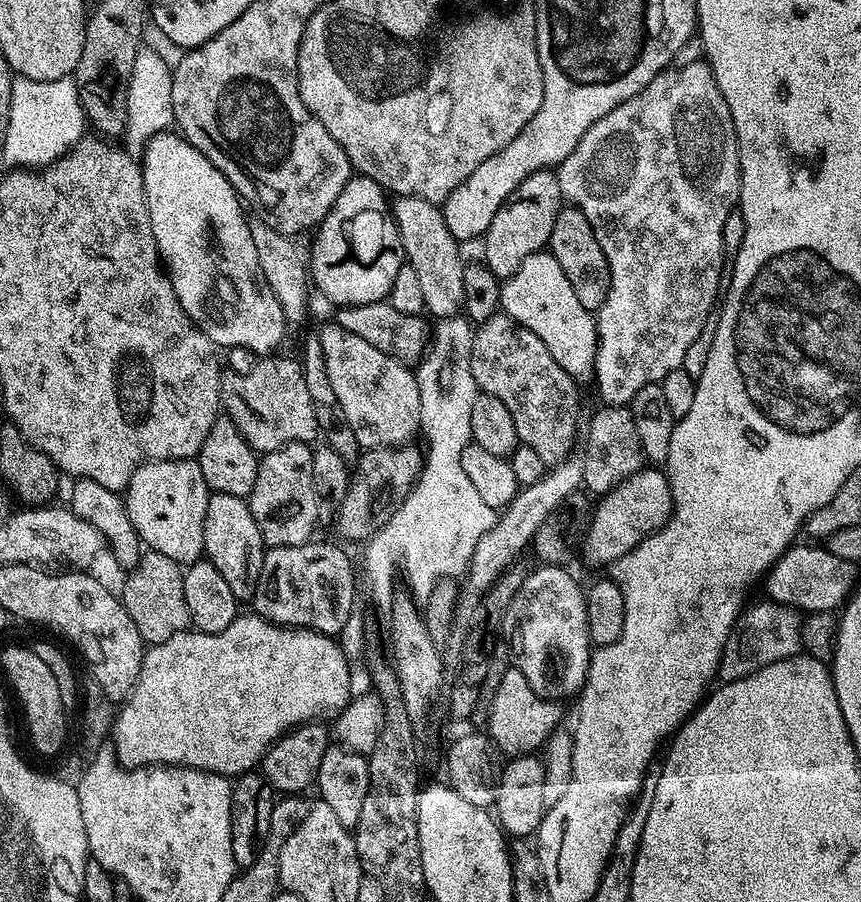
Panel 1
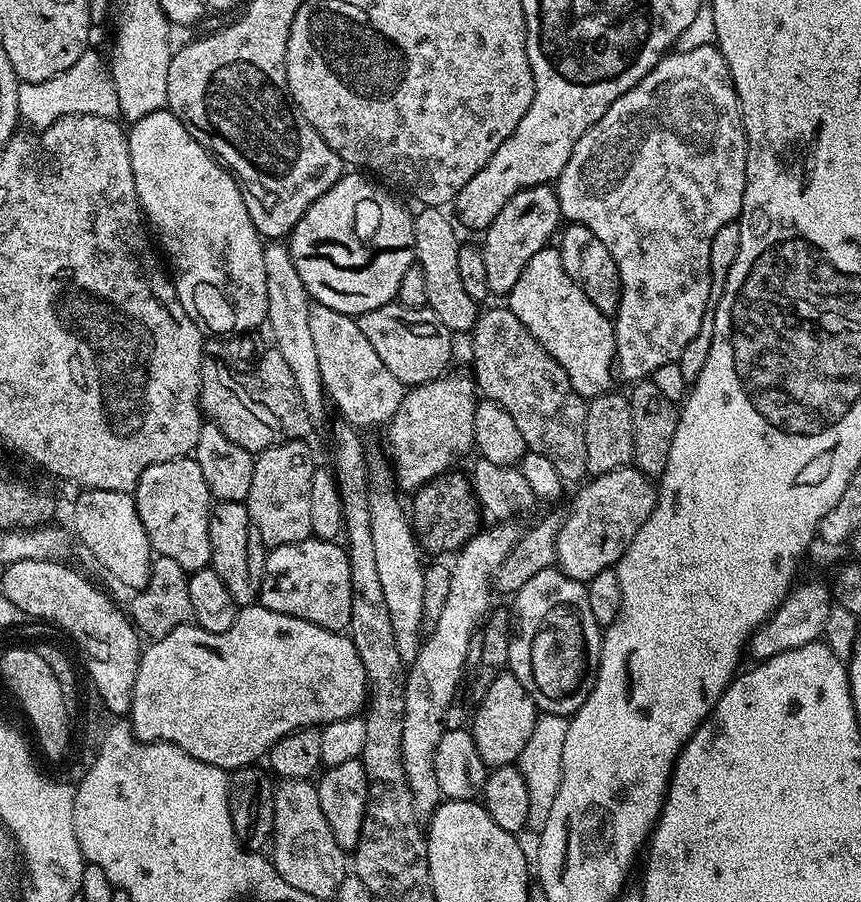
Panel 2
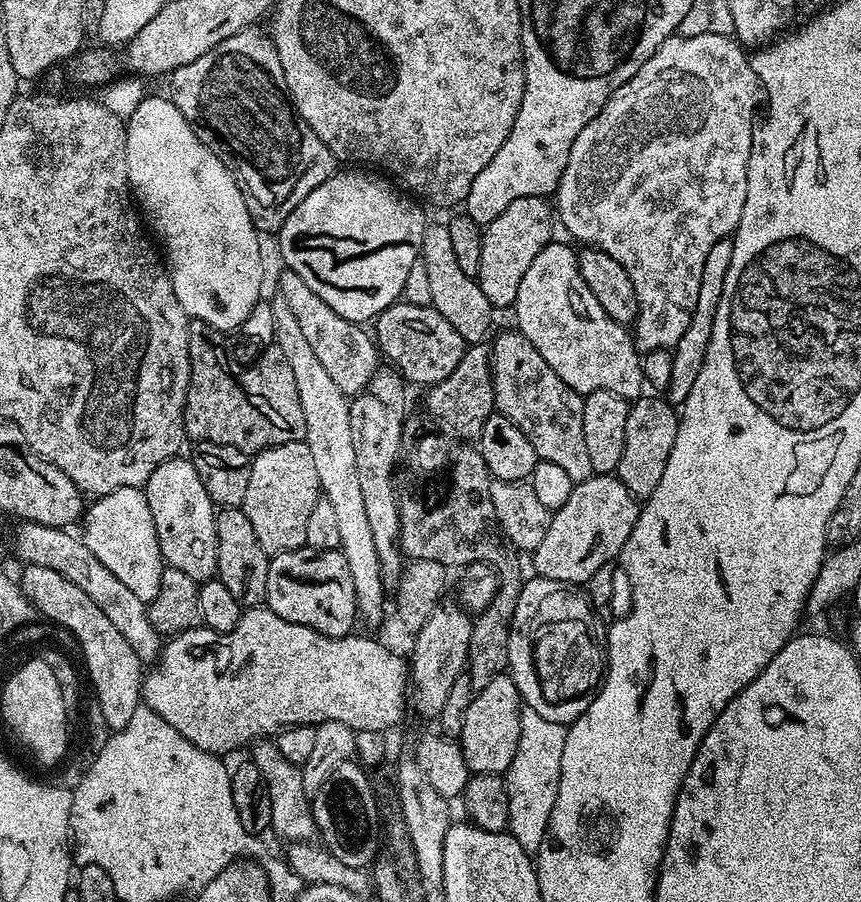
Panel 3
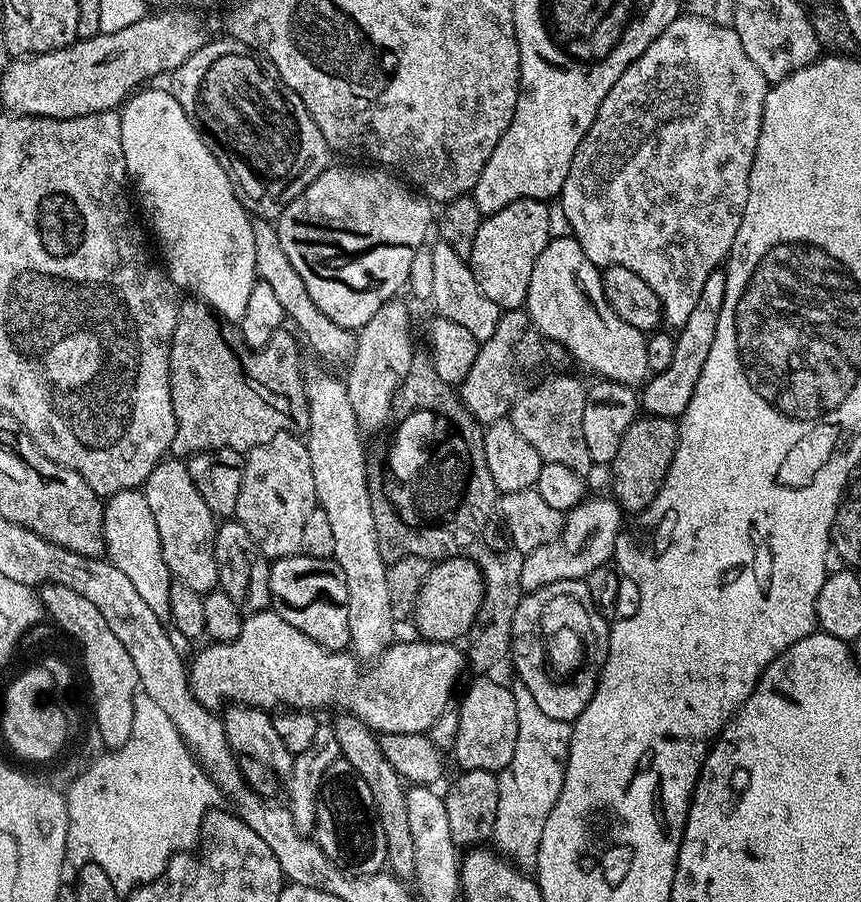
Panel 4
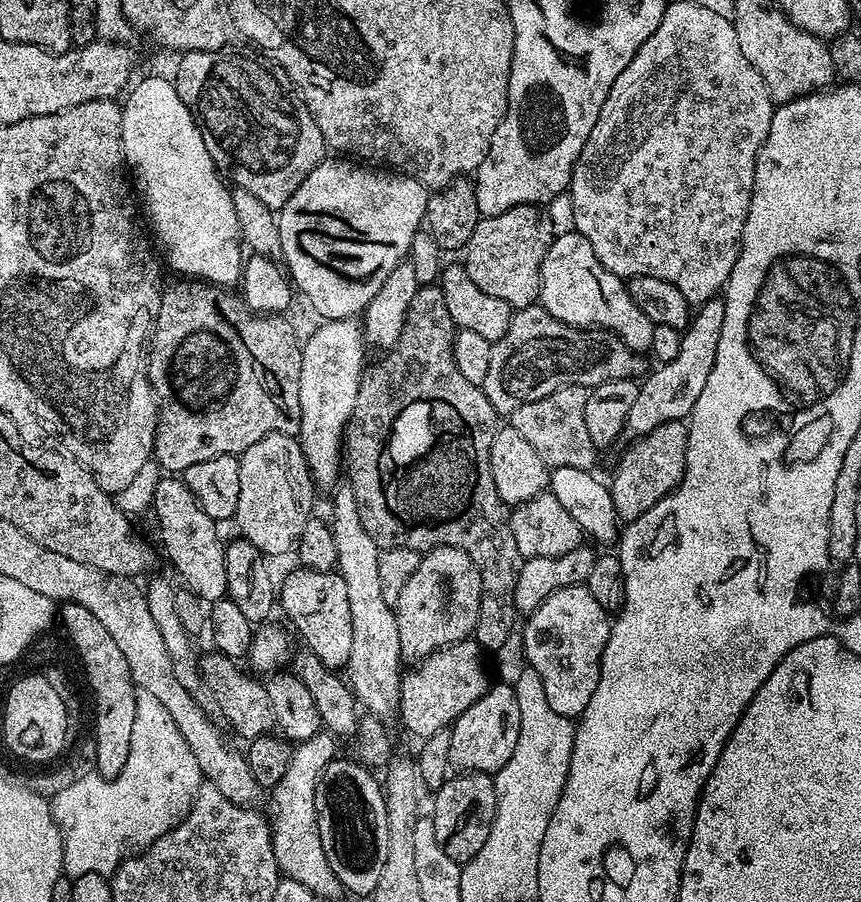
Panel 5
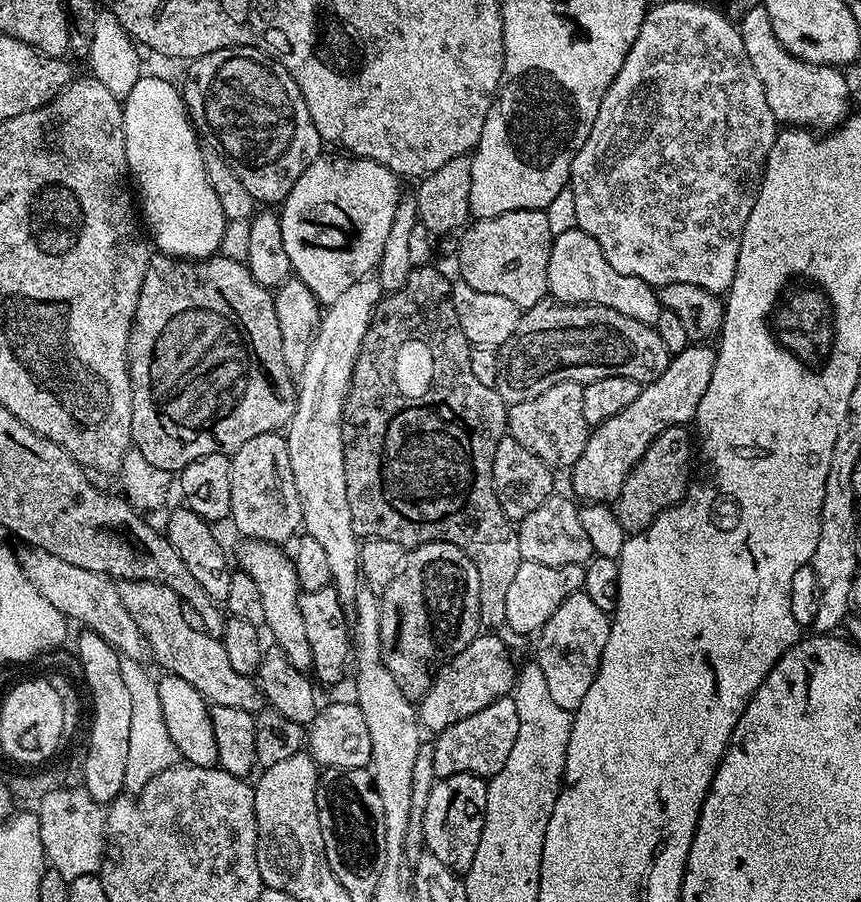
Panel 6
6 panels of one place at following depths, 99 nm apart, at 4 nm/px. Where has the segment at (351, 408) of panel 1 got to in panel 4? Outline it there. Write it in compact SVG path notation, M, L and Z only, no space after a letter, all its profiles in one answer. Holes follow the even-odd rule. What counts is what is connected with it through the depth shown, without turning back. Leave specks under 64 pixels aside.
M252 220L254 230L254 262L256 263L256 275L266 282L266 286L271 286L278 302L282 305L285 317L289 321L296 323L295 331L302 337L303 343L313 348L324 360L344 360L351 361L352 352L356 349L355 335L349 329L338 326L318 306L314 306L314 298L306 290L306 282L302 282L298 270L290 266L290 258L286 258L286 250L282 250L282 242L276 233L276 224L271 220Z

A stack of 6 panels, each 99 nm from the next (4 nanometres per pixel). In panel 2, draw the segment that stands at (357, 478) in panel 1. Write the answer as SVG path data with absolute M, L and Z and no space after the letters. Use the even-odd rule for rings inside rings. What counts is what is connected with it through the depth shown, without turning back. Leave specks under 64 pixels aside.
M446 374L438 380L409 387L405 391L402 406L398 406L394 418L386 425L388 452L392 455L392 468L396 471L394 484L401 493L415 493L429 481L444 476L459 456L473 451L477 403L476 381L468 374Z

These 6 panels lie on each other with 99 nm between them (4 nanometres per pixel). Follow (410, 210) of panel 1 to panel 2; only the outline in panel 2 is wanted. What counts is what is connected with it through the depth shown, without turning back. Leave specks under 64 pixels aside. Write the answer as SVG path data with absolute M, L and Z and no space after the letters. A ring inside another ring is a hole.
M424 206L419 210L412 221L412 242L415 263L422 266L422 275L426 277L428 307L453 334L471 333L478 315L478 301L466 294L458 274L458 250L462 240L456 237L453 221L448 221L441 209Z

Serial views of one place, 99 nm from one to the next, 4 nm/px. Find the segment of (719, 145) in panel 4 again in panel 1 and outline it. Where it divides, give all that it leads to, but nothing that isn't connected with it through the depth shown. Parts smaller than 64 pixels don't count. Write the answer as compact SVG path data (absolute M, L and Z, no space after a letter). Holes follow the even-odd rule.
M703 59L690 62L681 68L669 66L659 72L634 98L622 102L610 114L586 130L582 142L558 166L560 189L565 201L571 207L582 210L586 214L586 222L594 230L594 238L598 238L598 246L602 246L602 254L606 254L606 262L610 266L610 290L606 302L602 302L599 312L595 313L598 346L596 347L596 371L594 385L600 391L605 405L631 405L634 394L642 390L642 386L658 384L670 374L670 370L681 367L686 358L686 350L690 350L690 342L698 338L706 318L713 315L722 292L722 276L720 271L726 268L726 253L722 242L722 226L726 226L726 218L737 207L740 199L740 151L736 145L734 122L730 118L730 106L726 106L726 98L722 98L722 90L718 90L712 68Z

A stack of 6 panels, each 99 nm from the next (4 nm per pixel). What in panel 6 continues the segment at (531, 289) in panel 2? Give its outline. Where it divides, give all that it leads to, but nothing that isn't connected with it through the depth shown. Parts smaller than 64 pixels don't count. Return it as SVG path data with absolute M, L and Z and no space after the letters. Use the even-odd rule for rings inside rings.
M577 227L558 234L552 241L548 291L551 299L559 303L606 306L610 310L618 310L618 314L626 314L626 318L634 318L653 326L658 322L662 307L657 289L653 285L630 274L618 274L618 270L614 270L614 266L606 262L602 246L598 246L598 242L594 242L590 234Z

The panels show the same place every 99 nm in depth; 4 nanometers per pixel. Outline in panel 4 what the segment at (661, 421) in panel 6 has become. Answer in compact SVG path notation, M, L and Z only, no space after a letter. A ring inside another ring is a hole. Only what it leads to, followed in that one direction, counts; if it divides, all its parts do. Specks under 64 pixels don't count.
M718 267L702 285L702 295L698 297L690 318L686 318L684 325L675 333L674 362L670 362L666 370L655 373L643 389L642 408L647 415L683 417L686 406L690 406L690 398L694 398L694 386L698 386L702 366L706 366L706 357L710 355L710 346L718 330L718 314L722 314L722 298L726 298L726 271Z

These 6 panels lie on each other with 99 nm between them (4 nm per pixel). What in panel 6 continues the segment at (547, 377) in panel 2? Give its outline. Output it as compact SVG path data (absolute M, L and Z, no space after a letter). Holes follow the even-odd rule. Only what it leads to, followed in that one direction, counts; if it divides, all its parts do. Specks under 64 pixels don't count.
M558 382L550 390L542 390L538 398L526 398L508 409L507 435L513 436L530 454L538 454L553 470L571 469L582 450L586 448L590 425L582 415L582 390L584 385L578 382Z

